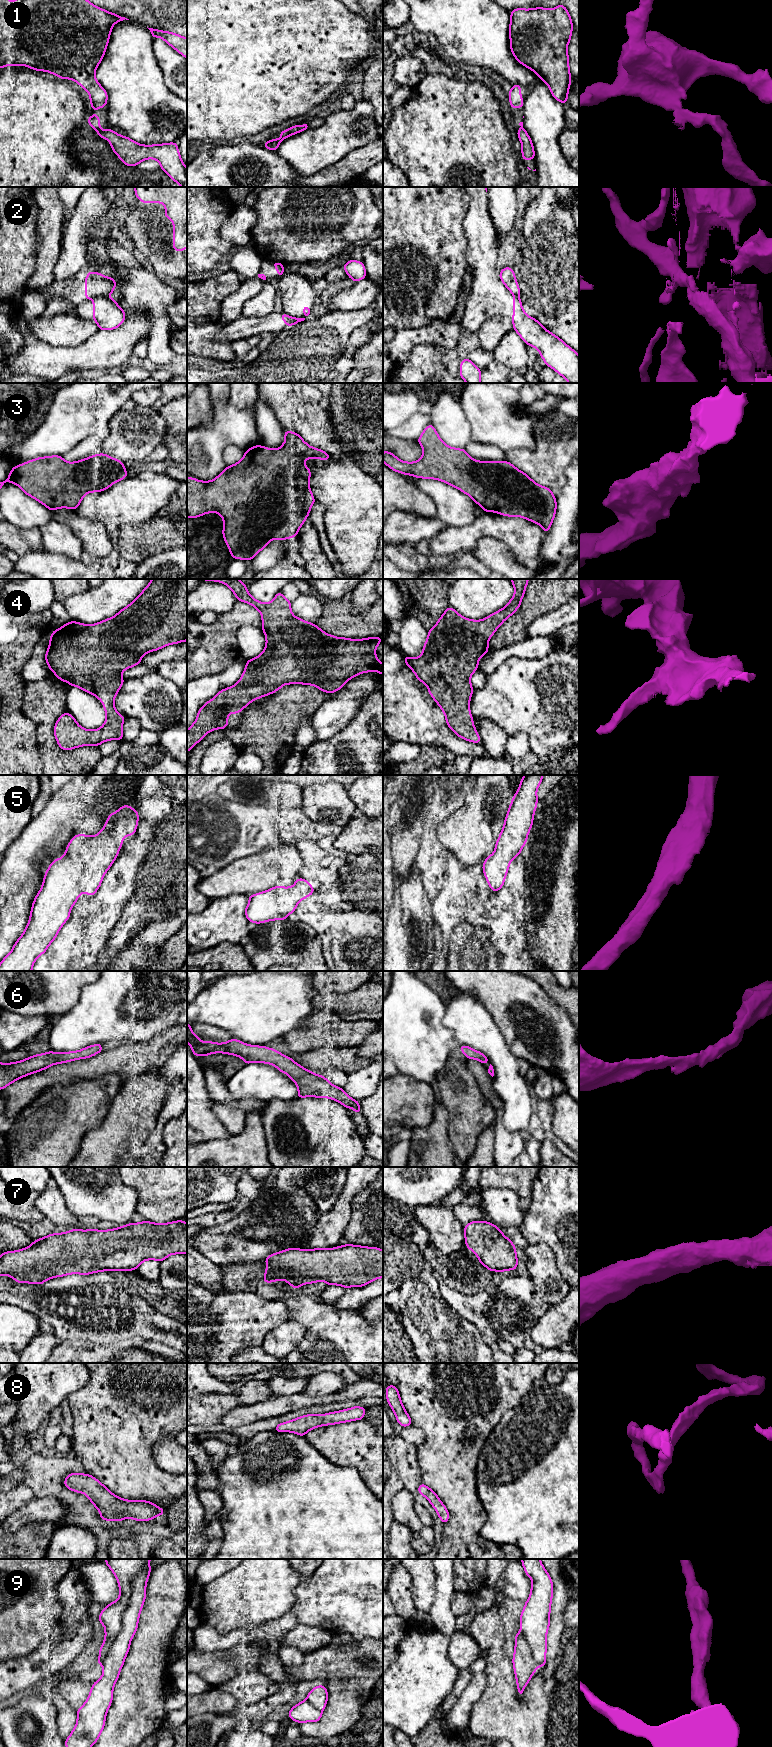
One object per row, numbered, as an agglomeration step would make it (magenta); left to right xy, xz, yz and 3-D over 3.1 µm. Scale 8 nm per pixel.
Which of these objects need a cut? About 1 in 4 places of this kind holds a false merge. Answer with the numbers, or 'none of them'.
1, 2, 9

